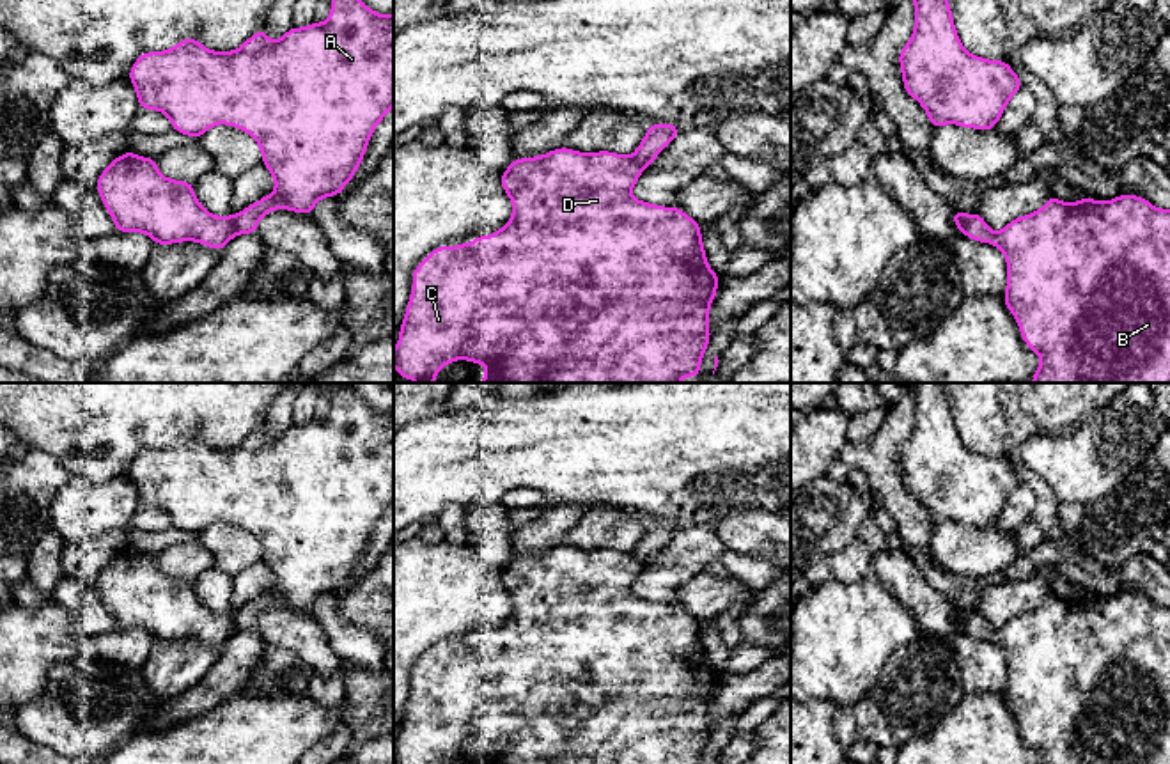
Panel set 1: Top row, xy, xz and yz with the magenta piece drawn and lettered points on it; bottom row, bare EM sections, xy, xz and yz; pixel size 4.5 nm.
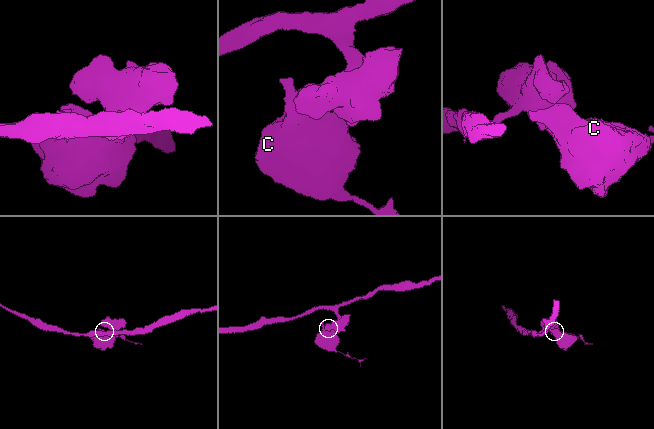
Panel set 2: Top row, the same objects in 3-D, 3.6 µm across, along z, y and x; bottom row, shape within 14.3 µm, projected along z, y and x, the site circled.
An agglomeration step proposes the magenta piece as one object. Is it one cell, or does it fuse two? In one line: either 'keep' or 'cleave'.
cleave

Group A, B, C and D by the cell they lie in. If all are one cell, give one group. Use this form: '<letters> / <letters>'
A / B C D

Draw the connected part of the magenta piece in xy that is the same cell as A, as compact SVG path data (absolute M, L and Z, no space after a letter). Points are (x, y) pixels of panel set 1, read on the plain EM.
M340 383L324 420L292 424L275 440L261 425L234 448L211 448L188 434L170 447L142 450L128 477L140 505L163 509L186 534L199 537L209 525L229 521L259 541L275 590L234 612L238 629L252 631L266 610L312 612L323 594L339 594L353 576L374 525L394 503L394 411L370 408Z

